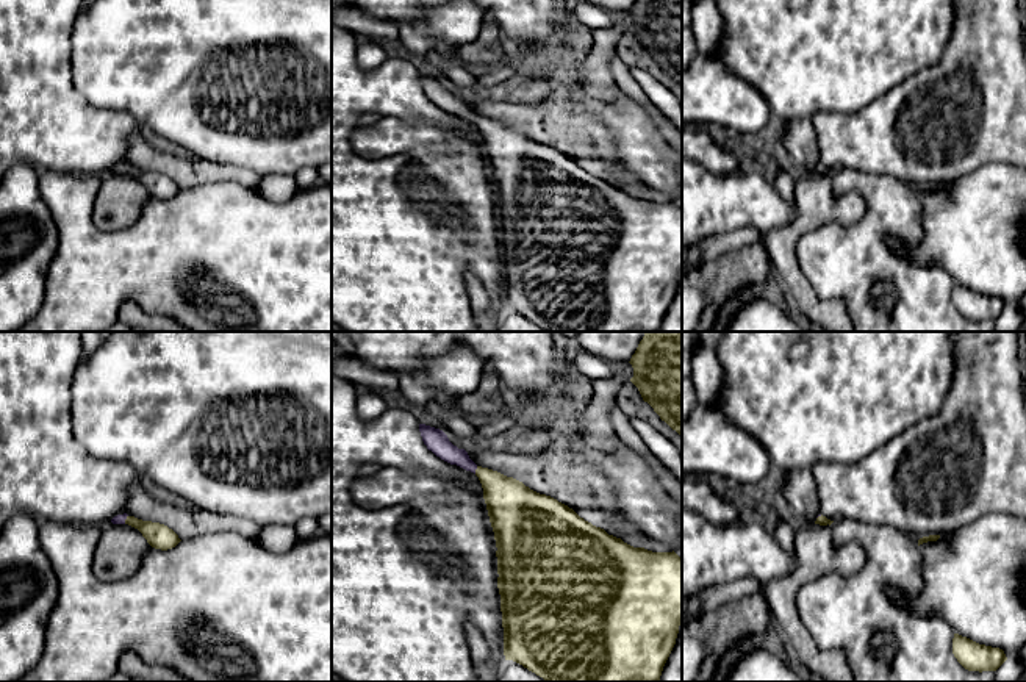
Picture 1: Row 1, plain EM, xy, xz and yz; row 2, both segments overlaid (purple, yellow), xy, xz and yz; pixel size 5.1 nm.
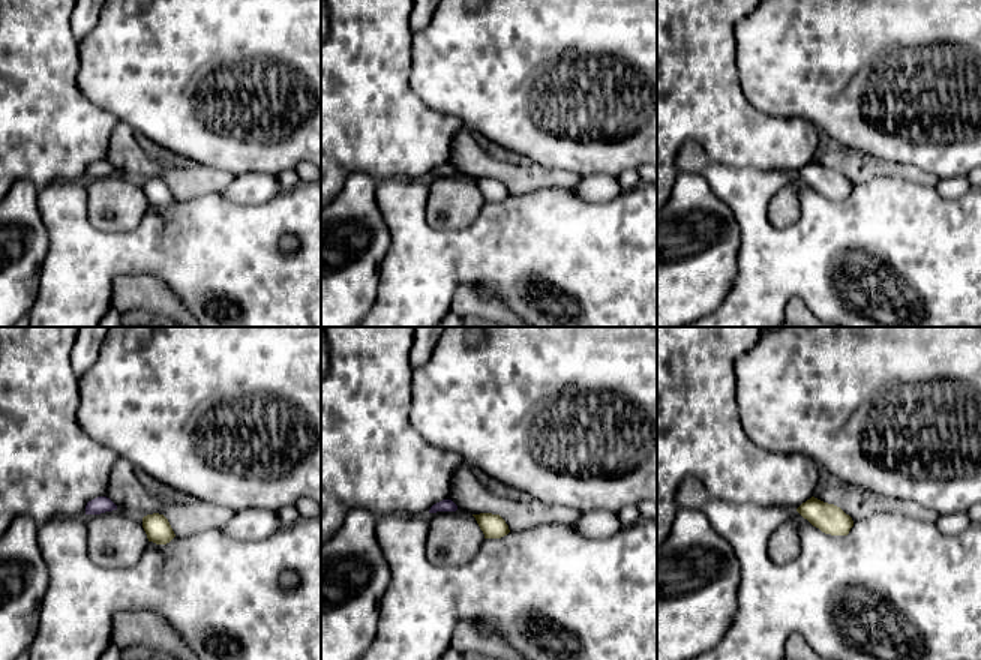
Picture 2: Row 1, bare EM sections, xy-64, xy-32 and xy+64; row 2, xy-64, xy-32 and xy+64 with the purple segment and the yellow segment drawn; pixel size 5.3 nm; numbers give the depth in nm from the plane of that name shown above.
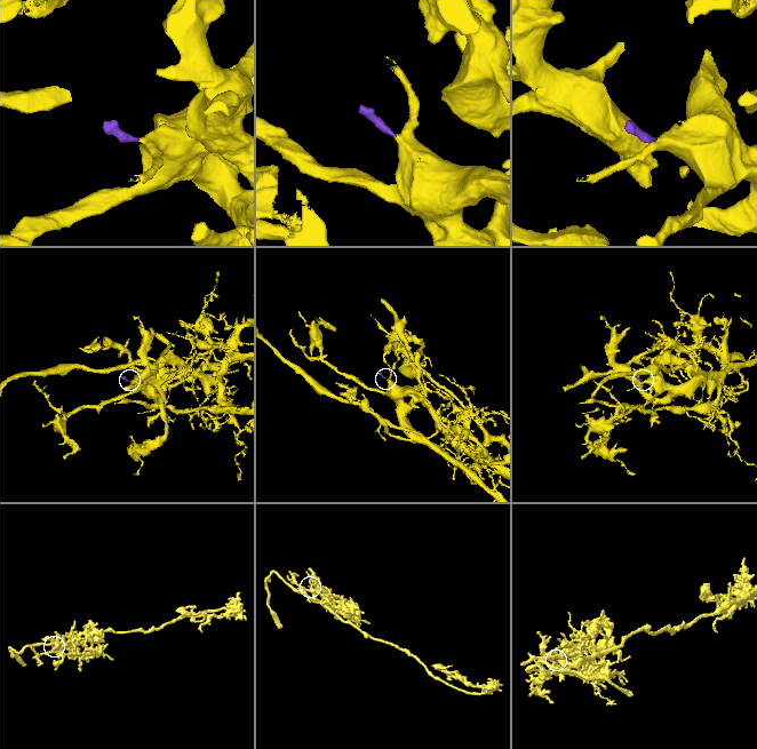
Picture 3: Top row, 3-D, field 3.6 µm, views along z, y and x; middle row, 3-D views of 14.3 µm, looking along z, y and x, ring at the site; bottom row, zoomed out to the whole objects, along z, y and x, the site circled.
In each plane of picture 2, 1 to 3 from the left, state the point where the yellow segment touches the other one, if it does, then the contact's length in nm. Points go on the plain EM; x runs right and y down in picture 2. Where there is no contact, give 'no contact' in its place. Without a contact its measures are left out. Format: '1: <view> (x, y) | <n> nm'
1: no contact
2: no contact
3: no contact

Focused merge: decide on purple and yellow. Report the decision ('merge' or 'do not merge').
merge

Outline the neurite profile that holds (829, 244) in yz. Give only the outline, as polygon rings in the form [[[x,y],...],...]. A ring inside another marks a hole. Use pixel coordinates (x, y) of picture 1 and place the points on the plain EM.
[[[840,169],[830,174],[835,197],[857,192],[866,206],[863,217],[851,225],[824,224],[804,233],[796,242],[796,258],[802,274],[823,302],[843,302],[854,332],[993,332],[995,321],[968,321],[952,303],[952,277],[942,266],[917,266],[907,257],[895,253],[887,244],[888,236],[915,249],[923,239],[918,189],[890,175]]]

